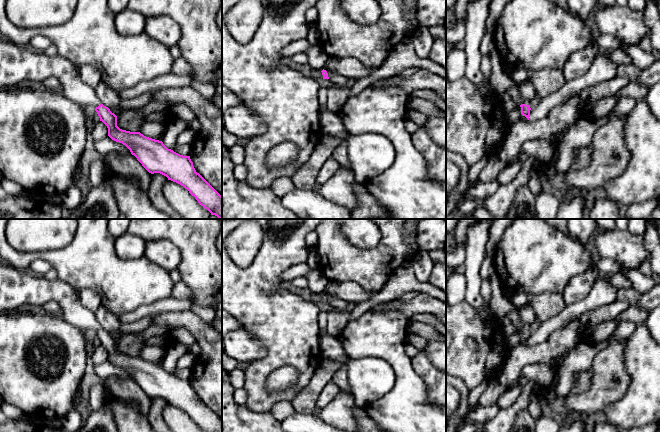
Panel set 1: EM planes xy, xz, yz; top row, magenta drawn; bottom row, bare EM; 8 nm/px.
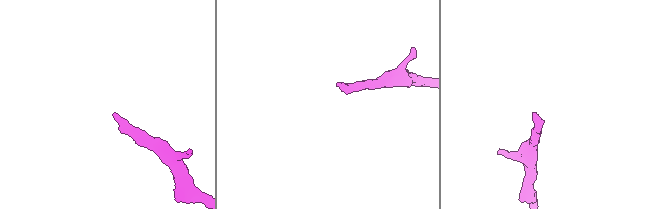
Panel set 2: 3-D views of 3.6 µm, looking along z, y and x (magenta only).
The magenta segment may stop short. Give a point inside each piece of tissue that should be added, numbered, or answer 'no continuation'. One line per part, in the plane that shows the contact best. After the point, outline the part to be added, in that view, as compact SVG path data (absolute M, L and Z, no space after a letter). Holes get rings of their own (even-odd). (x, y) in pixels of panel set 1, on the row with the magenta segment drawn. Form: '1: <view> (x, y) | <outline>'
1: xz (317, 75) | M314 71L314 73L311 76L308 76L308 77L315 78L316 80L323 79L323 75L322 75L321 71L320 72Z

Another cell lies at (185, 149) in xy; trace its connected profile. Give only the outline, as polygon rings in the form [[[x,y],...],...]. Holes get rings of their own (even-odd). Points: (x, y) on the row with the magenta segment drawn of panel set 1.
[[[176,144],[173,148],[173,151],[183,155],[183,156],[190,156],[191,151],[192,151],[192,144]]]

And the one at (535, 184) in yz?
[[[538,163],[537,169],[527,185],[535,196],[542,193],[542,181],[545,176],[546,165],[547,164]]]

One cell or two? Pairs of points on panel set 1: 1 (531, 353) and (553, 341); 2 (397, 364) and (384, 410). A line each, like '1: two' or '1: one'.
1: one
2: one

